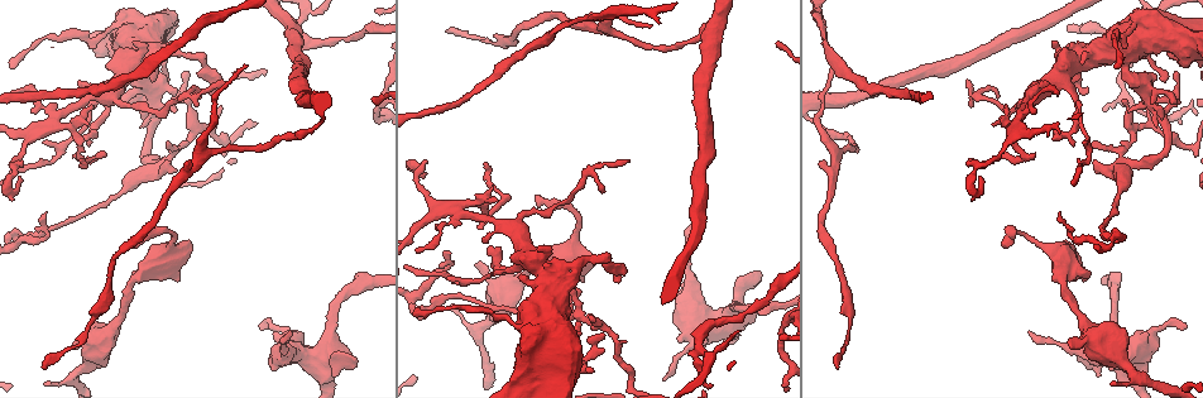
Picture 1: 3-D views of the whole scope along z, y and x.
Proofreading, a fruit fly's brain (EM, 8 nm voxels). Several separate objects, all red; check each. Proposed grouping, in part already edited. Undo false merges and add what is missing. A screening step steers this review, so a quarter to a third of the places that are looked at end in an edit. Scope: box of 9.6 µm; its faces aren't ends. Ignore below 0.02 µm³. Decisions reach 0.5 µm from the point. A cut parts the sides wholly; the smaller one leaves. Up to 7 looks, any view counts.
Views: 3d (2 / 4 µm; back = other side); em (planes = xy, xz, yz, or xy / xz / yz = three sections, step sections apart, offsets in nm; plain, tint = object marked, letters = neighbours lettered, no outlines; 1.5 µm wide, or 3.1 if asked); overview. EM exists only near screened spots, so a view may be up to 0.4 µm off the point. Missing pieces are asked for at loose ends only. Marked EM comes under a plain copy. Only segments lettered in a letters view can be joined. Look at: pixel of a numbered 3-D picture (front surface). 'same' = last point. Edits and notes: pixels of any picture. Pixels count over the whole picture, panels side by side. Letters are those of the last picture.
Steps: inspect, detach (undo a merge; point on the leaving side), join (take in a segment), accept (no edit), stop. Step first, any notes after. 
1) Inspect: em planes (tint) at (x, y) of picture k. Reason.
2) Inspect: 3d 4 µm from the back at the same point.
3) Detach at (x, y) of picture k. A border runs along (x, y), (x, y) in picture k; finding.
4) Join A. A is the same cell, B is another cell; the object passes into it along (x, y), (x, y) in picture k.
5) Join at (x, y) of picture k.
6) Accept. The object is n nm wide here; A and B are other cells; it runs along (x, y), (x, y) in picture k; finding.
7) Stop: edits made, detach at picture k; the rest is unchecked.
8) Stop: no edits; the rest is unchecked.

Inspect: em xy step 4 (letters) at (1086, 94) of picture 1. Thin end.

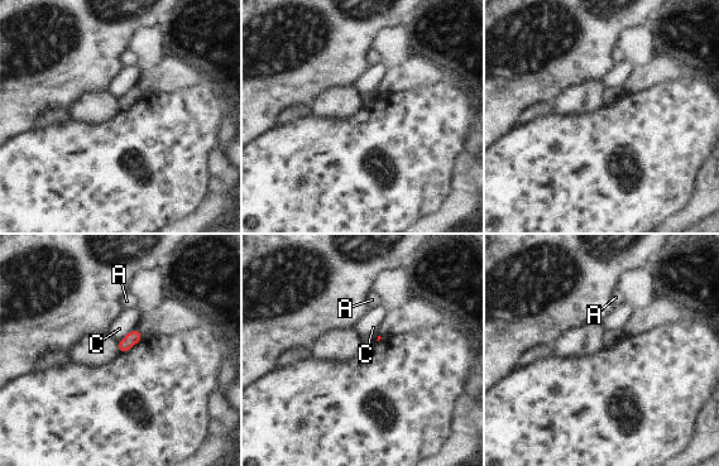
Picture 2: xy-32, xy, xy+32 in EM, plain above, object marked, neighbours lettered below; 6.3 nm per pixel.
Accept. A and C are other cells; a border runs along (135, 328), (132, 328), (118, 342) in picture 2; no lettered segment goes on from it.

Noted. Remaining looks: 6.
Inspect: 3d 2 µm at (1133, 80) of picture 1. Three-way junction.

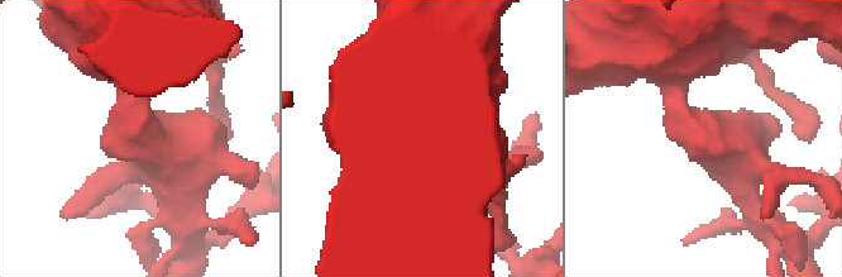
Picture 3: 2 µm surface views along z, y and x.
Inspect: em planes (letters) at (136, 129) of picture 3. Need the tissue.

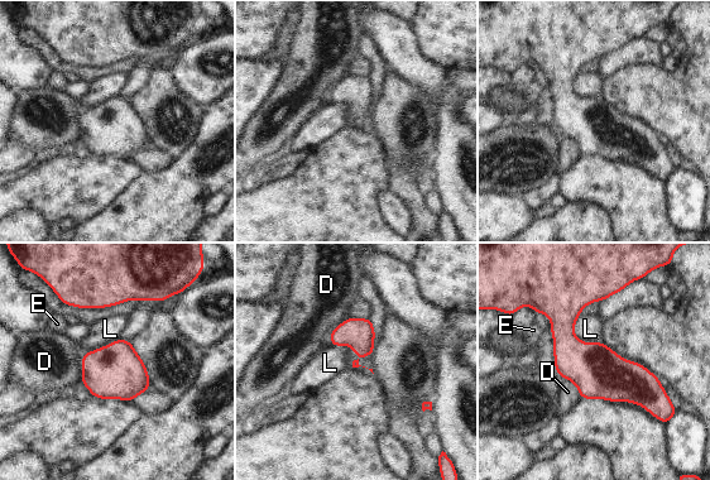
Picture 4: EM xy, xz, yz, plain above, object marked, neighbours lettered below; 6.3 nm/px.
Accept. D, E and L are other cells; it runs along (593, 288), (567, 339), (656, 413) in picture 4; all the same cell.

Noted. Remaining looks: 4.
Inspect: em yz step 8 (letters) at (495, 200) of picture 1. Tapers out.

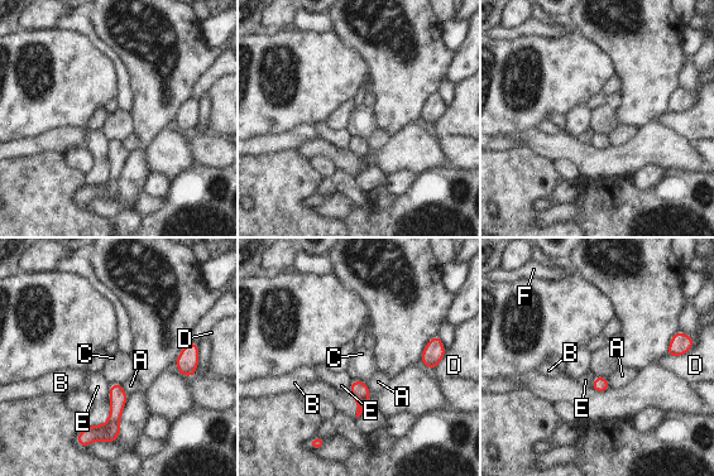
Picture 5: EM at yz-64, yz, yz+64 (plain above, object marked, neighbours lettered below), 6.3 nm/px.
Accept. A, B, C, D, E and F are other cells; it runs along (119, 386), (114, 419), (80, 441) in picture 5; no lettered segment goes on from it.

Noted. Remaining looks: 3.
Stop: no edits; the rest is unchecked.

